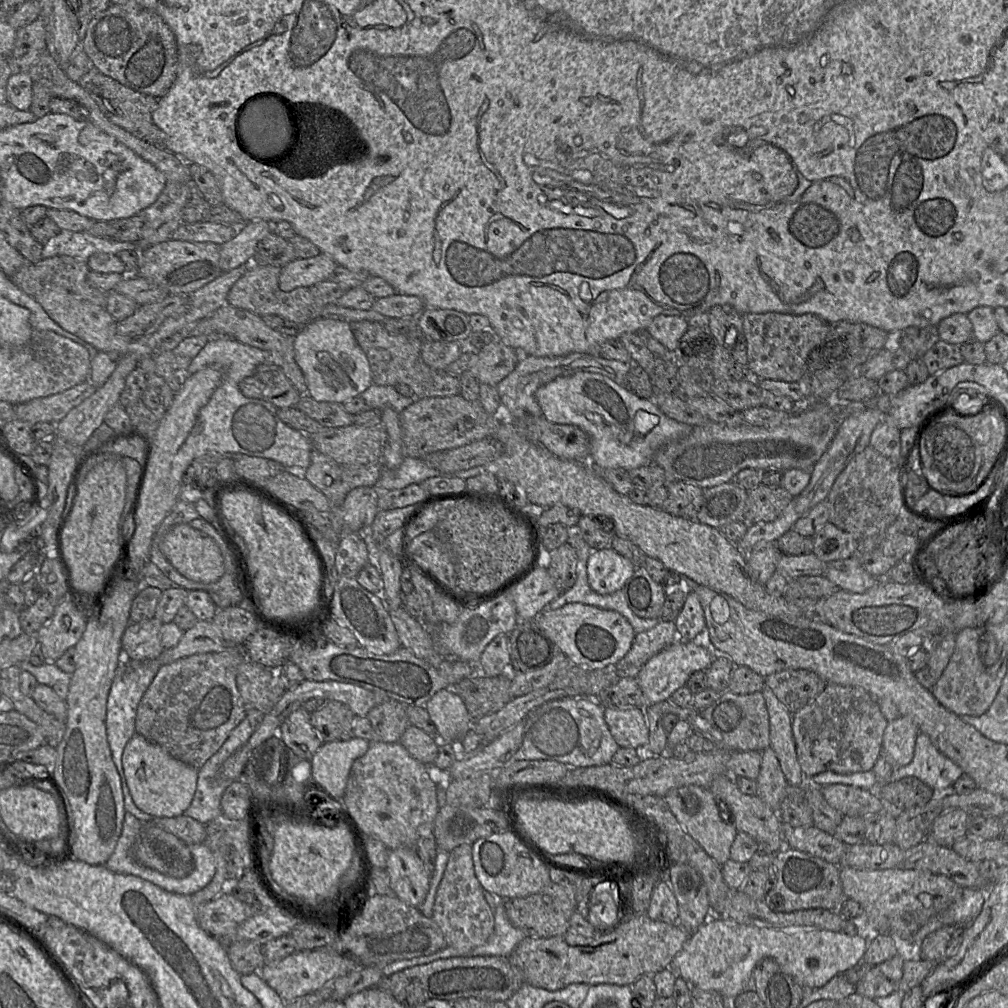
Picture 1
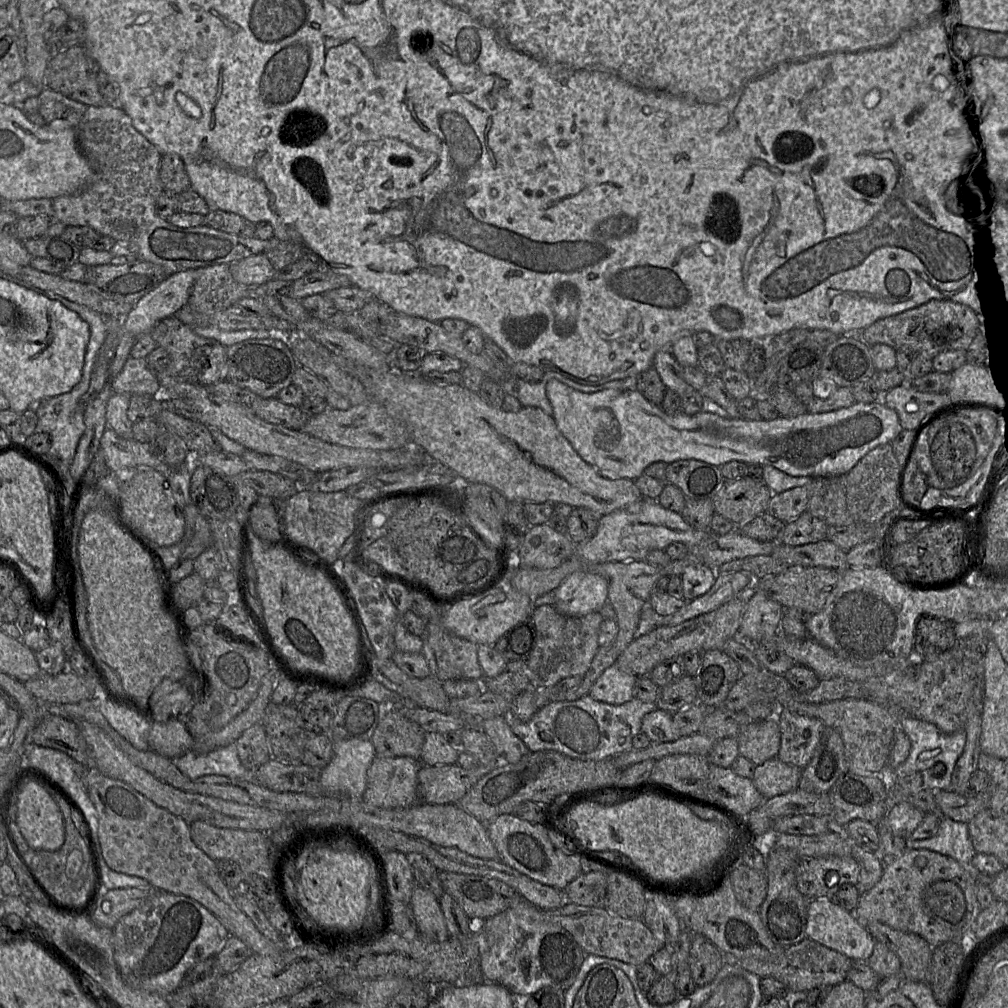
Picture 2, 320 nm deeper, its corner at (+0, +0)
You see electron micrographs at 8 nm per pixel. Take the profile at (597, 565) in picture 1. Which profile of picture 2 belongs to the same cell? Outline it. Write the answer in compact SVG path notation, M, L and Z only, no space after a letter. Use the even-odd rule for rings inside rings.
M589 571L568 576L553 592L555 608L562 614L580 617L599 612L608 603L608 581Z

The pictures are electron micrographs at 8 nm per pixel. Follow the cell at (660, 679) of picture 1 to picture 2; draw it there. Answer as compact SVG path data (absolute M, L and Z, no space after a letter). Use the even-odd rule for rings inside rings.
M612 665L598 677L588 695L603 703L621 705L633 699L636 681L636 676Z

